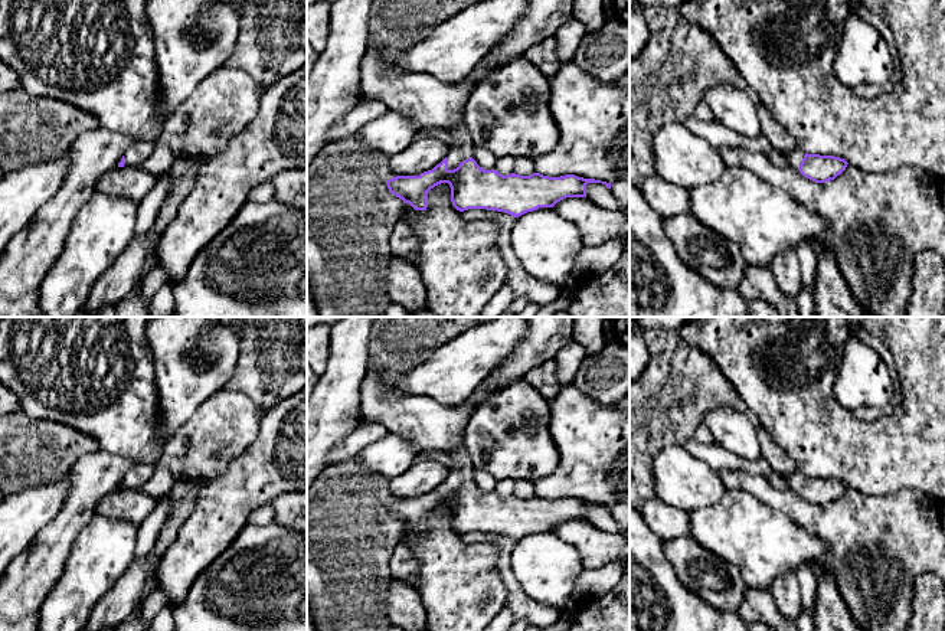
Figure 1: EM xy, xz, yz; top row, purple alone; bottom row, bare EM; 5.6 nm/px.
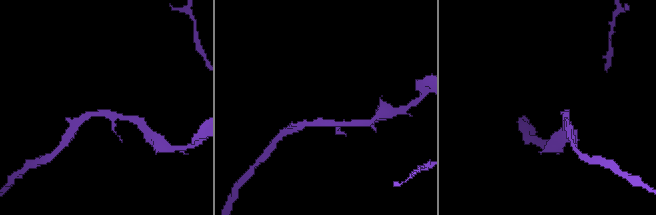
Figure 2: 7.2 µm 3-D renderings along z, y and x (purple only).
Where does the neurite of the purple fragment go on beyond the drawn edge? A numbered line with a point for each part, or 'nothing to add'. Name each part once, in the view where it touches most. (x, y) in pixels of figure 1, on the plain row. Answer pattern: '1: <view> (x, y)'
1: xz (464, 470)

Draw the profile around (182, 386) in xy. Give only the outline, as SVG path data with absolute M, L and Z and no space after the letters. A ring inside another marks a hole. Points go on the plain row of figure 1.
M153 317L147 324L147 339L153 354L156 370L157 402L160 408L160 422L156 438L158 442L170 439L192 418L196 409L212 395L220 392L232 377L239 357L241 334L238 328L222 321L222 317ZM202 353L209 366L199 369L192 356Z

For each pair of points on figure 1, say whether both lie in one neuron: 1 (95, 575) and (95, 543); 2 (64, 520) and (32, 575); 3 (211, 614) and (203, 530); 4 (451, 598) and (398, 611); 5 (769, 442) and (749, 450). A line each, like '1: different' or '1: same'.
1: same
2: same
3: different
4: different
5: different

